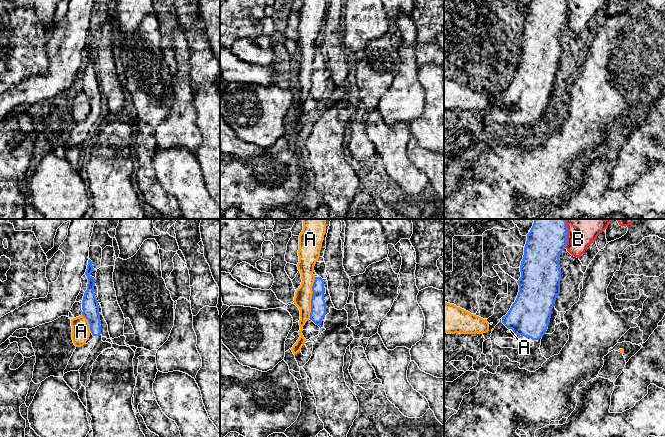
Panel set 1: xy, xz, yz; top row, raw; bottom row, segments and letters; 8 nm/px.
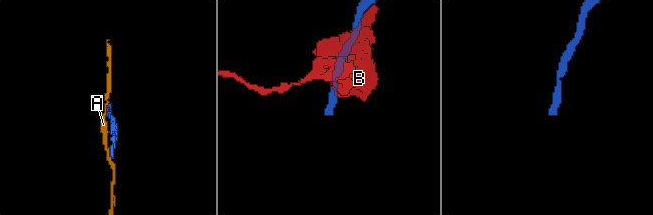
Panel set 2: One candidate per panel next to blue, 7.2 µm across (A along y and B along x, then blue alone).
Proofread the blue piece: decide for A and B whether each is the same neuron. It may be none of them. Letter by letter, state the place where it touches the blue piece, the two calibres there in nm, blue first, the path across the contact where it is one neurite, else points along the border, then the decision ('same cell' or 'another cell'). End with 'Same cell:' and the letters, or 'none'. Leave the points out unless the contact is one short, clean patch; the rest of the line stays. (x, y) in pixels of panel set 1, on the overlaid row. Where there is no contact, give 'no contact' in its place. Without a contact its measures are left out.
A: meets blue in xz at (312, 298); 130 nm thick on the blue side, 140 nm on the other; border along xz (315, 277), (312, 283), (309, 318); another cell
B: meets blue in yz at (567, 233); 300 nm thick on the blue side, 320 nm on the other; another cell
Same cell: none

